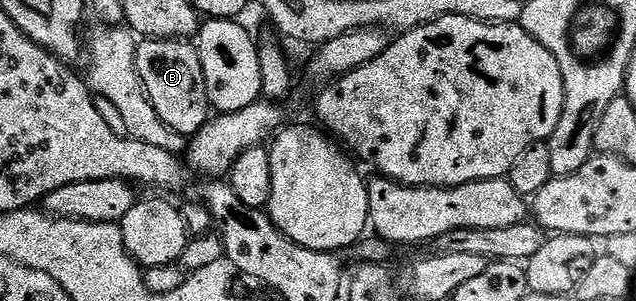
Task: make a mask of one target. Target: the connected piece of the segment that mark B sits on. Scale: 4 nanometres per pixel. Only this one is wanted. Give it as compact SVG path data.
M143 39L138 42L138 47L137 71L157 115L172 134L180 133L184 139L194 137L213 113L198 48L187 39Z

